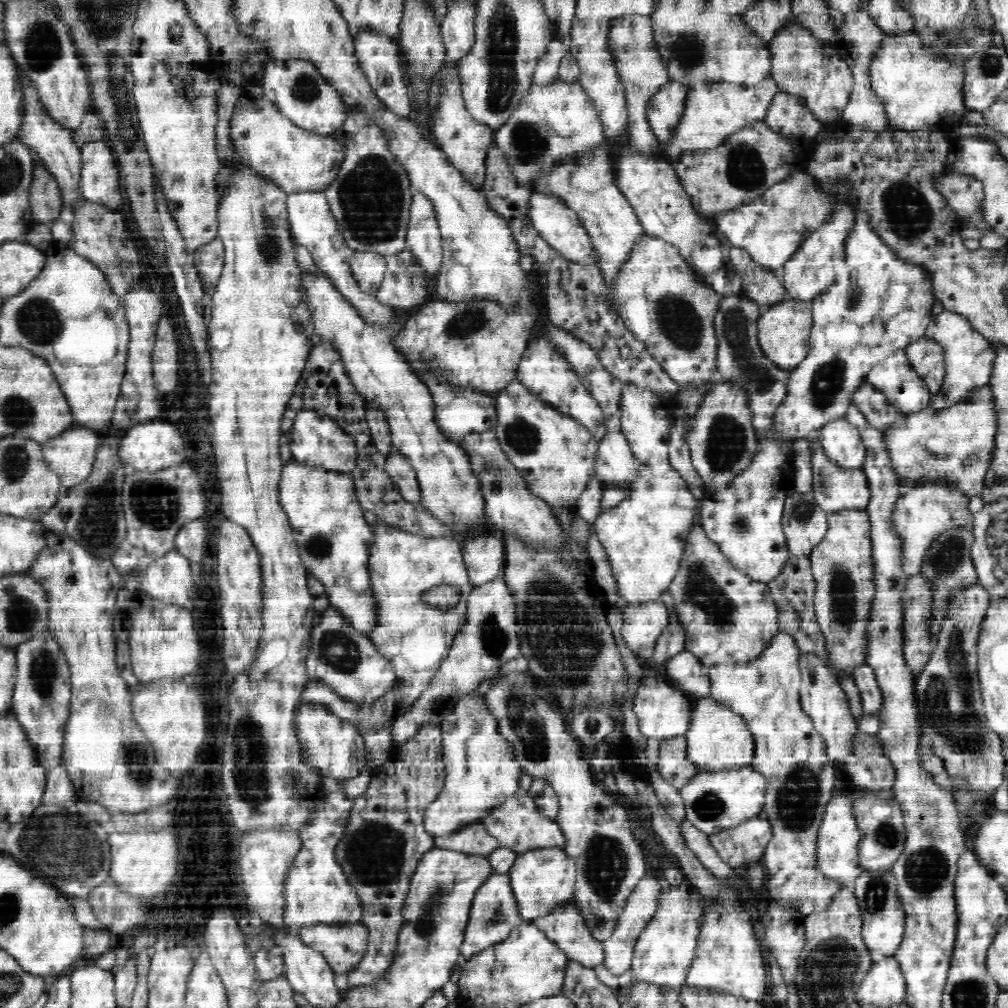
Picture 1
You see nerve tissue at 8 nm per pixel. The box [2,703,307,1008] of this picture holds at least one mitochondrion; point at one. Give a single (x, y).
(66, 848)

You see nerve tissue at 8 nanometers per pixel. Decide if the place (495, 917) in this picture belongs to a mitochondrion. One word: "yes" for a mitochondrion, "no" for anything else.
yes

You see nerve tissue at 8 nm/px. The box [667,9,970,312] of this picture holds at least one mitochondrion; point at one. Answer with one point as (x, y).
(908, 215)

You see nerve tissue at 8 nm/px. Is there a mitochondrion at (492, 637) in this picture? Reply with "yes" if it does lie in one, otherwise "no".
yes

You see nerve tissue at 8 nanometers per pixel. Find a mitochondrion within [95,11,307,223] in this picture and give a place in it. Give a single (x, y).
(118, 90)

